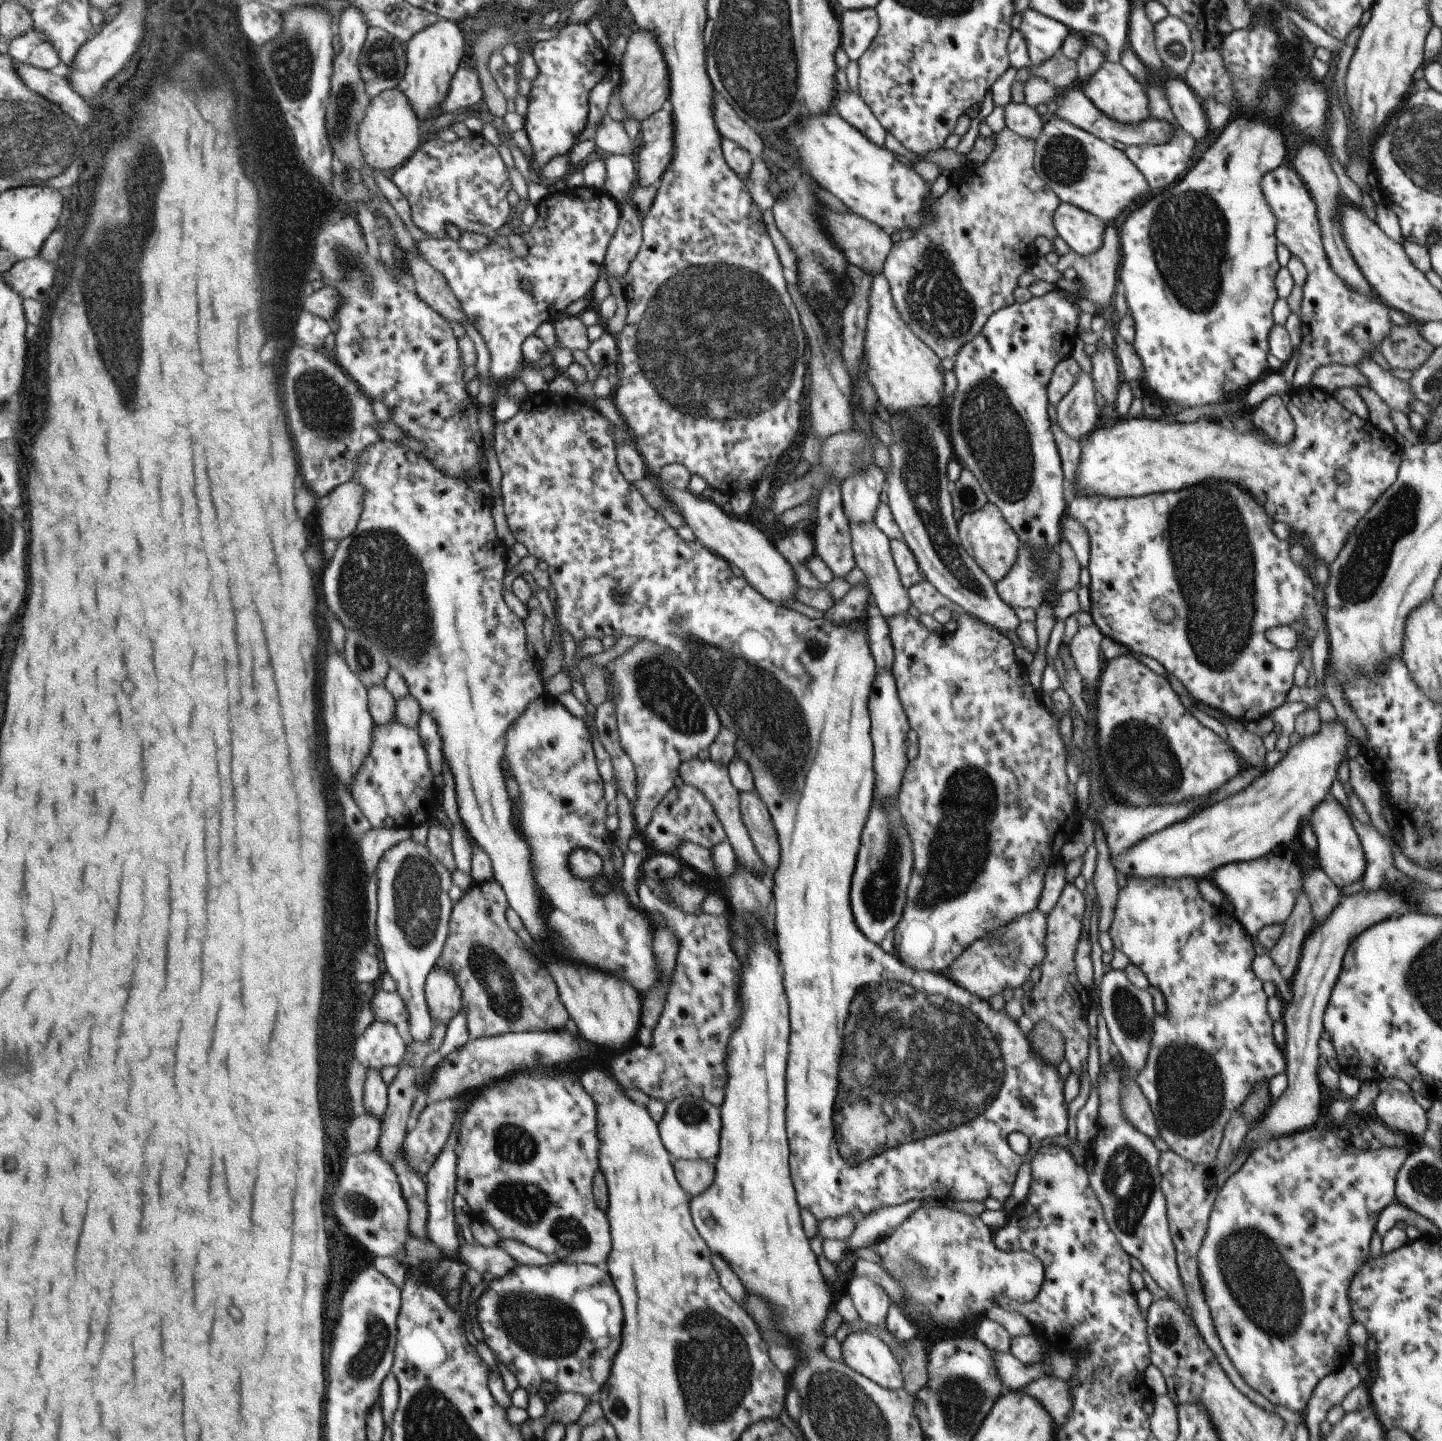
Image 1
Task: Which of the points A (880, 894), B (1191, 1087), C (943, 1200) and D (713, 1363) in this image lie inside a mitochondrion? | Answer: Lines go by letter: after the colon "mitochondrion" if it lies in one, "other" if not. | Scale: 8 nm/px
A: mitochondrion
B: mitochondrion
C: other
D: mitochondrion

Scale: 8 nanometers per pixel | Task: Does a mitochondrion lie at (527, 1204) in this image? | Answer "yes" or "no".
yes

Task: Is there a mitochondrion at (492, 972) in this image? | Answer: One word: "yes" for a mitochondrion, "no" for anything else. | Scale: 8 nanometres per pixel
yes

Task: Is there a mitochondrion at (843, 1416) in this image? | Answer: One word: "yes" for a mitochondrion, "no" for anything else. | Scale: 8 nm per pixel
yes

